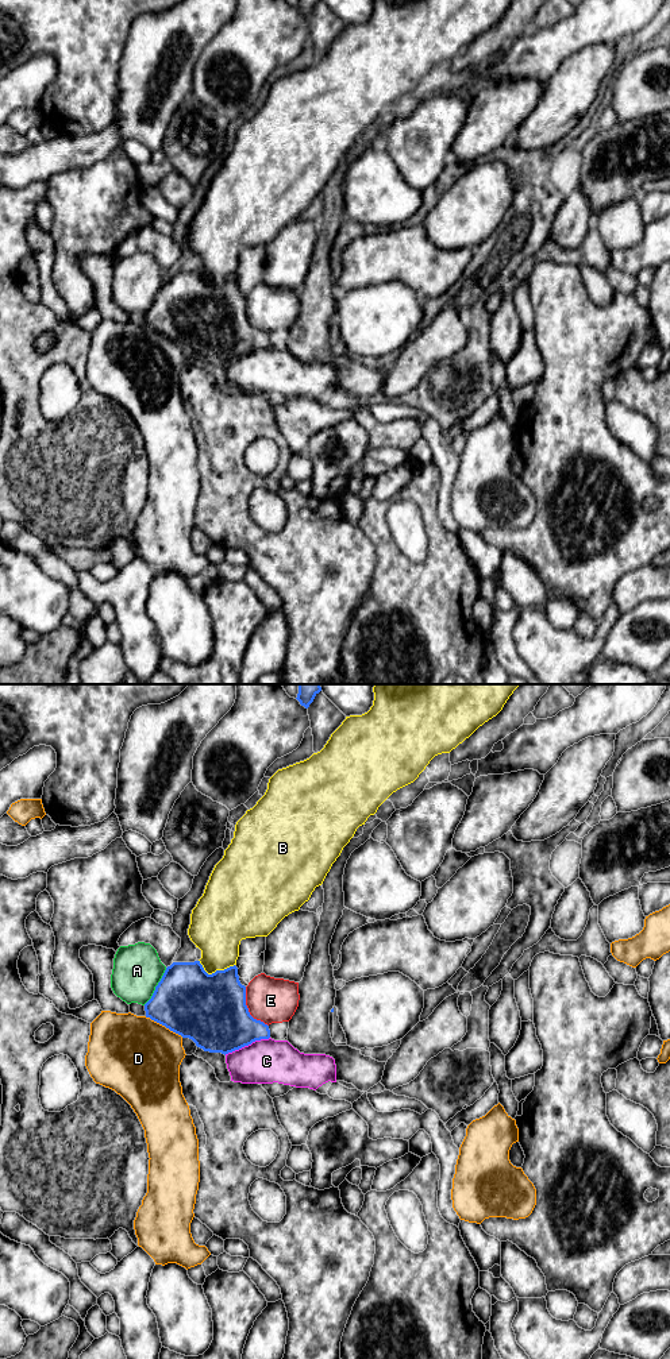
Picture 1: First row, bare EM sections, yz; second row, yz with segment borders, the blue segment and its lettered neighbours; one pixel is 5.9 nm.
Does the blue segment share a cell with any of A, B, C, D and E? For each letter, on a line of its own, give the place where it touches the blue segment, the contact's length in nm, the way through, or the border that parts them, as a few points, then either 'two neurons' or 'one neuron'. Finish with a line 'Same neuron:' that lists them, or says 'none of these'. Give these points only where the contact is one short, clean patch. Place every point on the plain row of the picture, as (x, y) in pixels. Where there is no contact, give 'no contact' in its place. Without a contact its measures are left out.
A: yz (156, 296) | 260 nm | two neurons
B: yz (215, 281) | 220 nm | two neurons
C: yz (246, 354) | 300 nm | along yz (269, 346), (255, 348), (224, 363) | two neurons
D: yz (164, 334) | 260 nm | two neurons
E: yz (247, 319) | 280 nm | two neurons
Same neuron: none of these

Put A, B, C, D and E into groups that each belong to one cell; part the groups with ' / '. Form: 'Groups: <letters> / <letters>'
Groups: A / B / C / D / E

